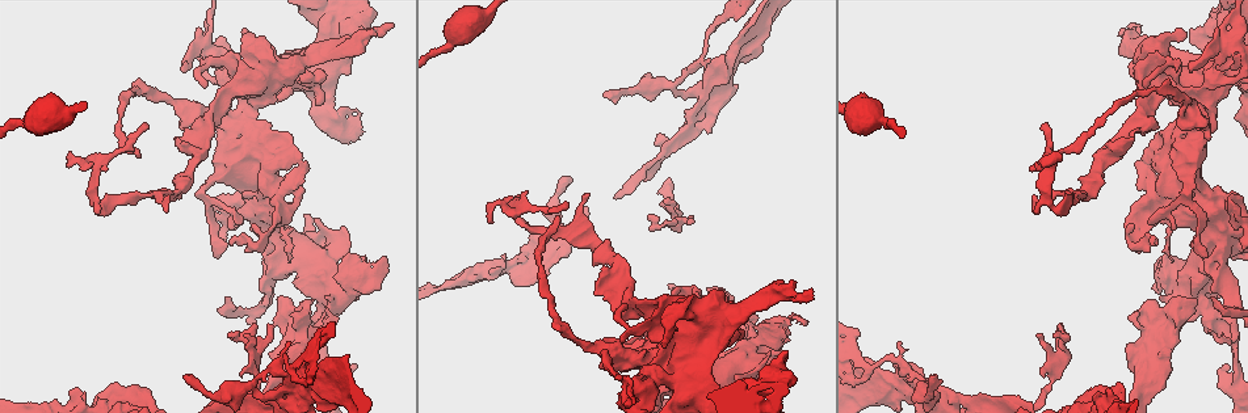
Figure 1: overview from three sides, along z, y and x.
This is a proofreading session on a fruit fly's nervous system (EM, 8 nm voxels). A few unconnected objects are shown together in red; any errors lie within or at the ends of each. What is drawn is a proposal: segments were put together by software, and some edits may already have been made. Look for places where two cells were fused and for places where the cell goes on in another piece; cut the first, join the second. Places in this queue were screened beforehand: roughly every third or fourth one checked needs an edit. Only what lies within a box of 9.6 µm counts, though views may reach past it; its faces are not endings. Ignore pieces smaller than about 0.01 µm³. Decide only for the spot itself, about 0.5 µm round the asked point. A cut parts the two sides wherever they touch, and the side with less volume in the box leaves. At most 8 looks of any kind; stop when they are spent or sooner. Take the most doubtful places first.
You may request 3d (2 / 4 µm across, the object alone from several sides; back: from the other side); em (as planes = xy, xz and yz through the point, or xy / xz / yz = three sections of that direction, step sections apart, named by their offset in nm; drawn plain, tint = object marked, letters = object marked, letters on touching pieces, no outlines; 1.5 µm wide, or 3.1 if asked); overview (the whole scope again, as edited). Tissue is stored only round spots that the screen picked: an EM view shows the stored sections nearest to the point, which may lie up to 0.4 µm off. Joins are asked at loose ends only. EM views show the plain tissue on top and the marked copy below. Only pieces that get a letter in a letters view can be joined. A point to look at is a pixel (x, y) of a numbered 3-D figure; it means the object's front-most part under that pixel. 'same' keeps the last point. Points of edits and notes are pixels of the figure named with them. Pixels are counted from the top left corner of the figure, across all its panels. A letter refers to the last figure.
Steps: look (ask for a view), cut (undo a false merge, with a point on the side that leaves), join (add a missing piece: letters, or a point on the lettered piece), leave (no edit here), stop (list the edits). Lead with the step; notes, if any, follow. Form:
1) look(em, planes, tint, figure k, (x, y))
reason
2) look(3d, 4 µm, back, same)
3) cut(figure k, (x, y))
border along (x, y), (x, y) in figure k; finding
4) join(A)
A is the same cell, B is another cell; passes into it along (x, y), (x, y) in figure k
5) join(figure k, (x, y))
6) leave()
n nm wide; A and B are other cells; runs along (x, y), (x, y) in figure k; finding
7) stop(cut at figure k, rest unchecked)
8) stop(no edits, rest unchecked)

look(em, xz, step 8, tint, figure 1, (611, 99))
branch stops here

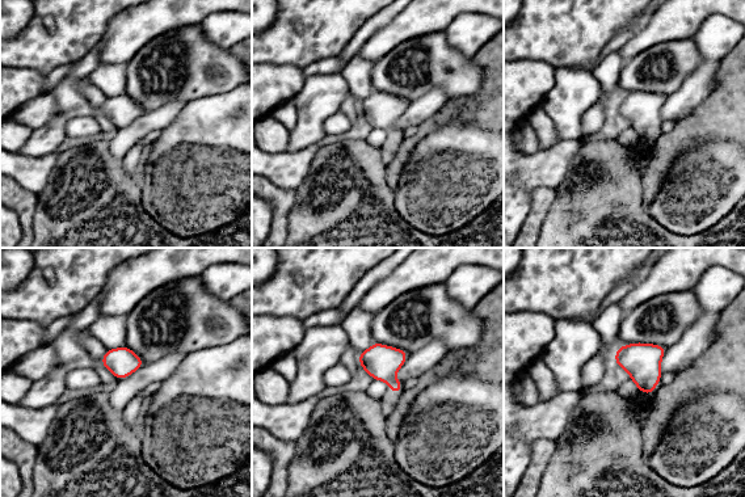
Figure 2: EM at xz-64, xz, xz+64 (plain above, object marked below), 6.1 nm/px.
look(em, xy, step 8, letters, same)
cut it another way

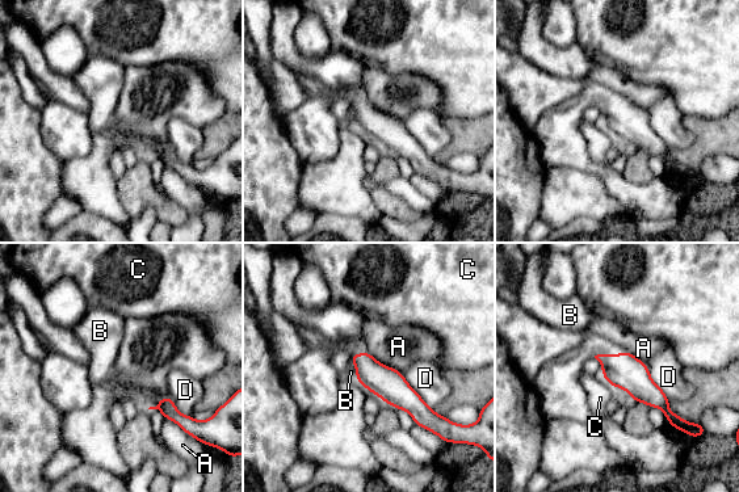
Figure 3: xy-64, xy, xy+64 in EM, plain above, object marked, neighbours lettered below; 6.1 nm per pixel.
leave()
A, B, C and D are other cells; none of them fits

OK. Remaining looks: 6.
look(em, planes, letters, figure 1, (663, 203))
thin end

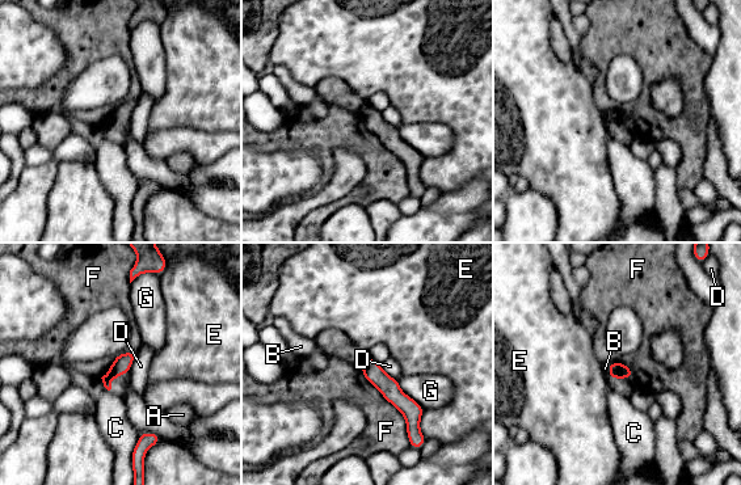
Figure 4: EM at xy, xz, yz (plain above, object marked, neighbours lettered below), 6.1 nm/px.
leave()
110 nm wide; A, B, C, D, E, F and G are other cells; runs along (366, 361), (412, 412), (412, 433) in figure 4; no lettered piece goes on from it

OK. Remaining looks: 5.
look(em, planes, letters, figure 1, (284, 362))
thin neck

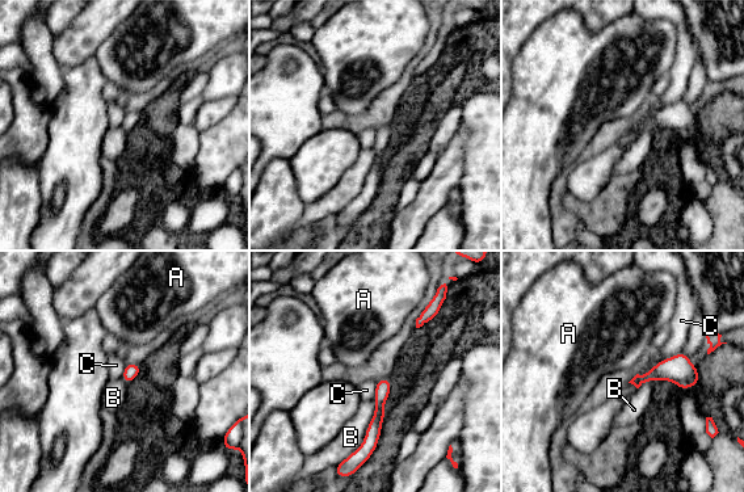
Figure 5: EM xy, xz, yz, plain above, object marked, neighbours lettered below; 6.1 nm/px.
leave()
B touches over 440 nm; A, B and C are other cells; runs along (387, 381), (370, 444), (362, 454) in figure 5; all the same cell

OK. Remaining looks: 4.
stop(no edits, rest unchecked)

